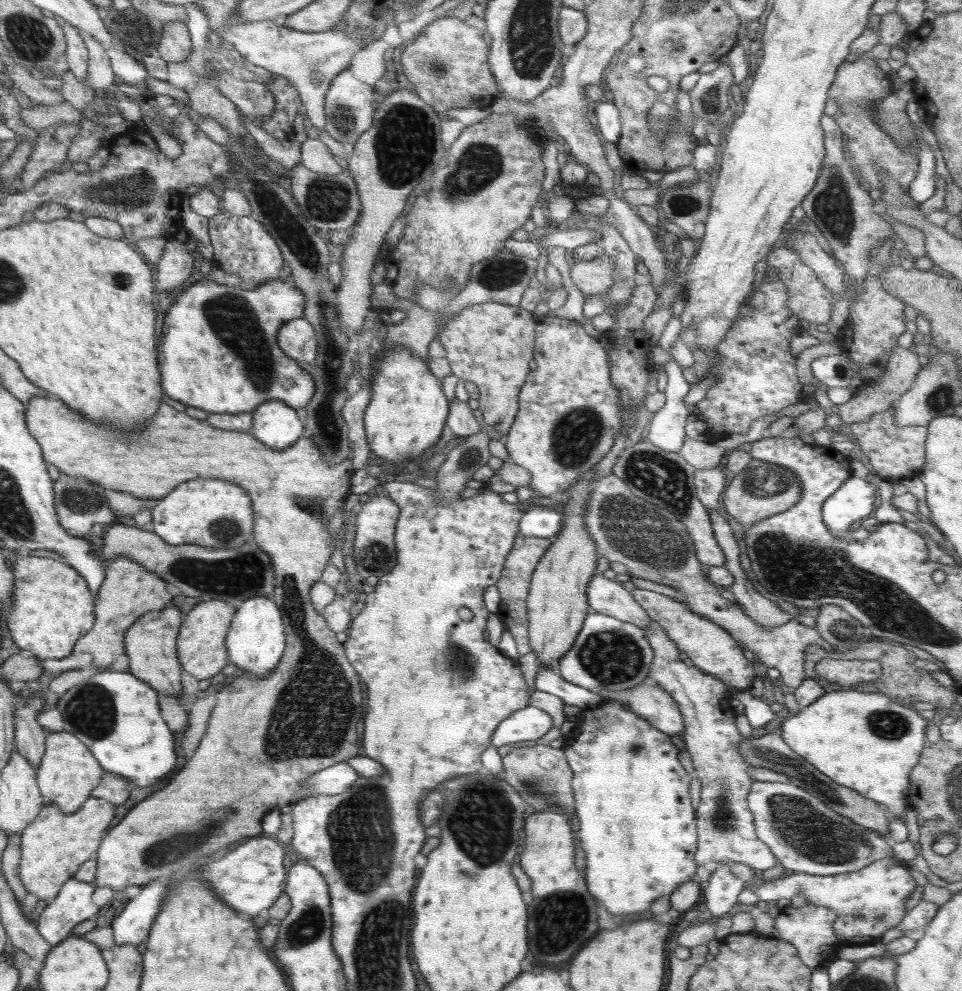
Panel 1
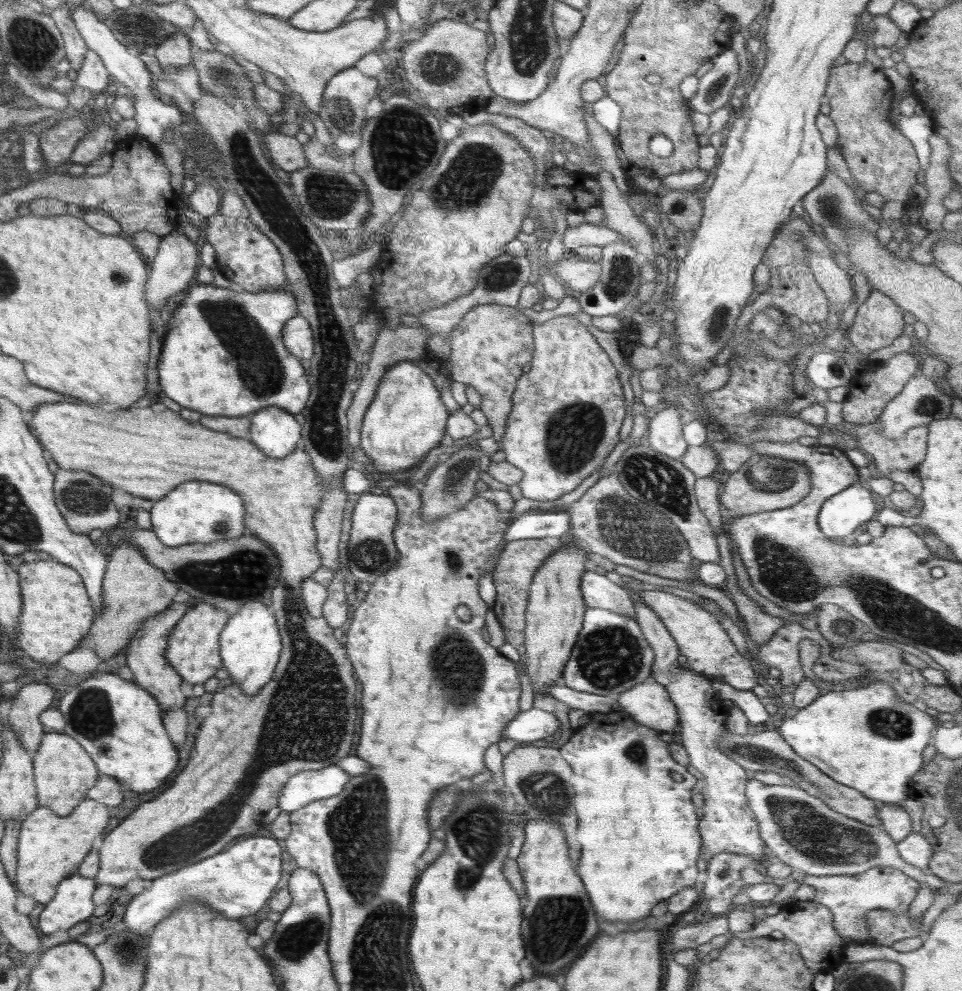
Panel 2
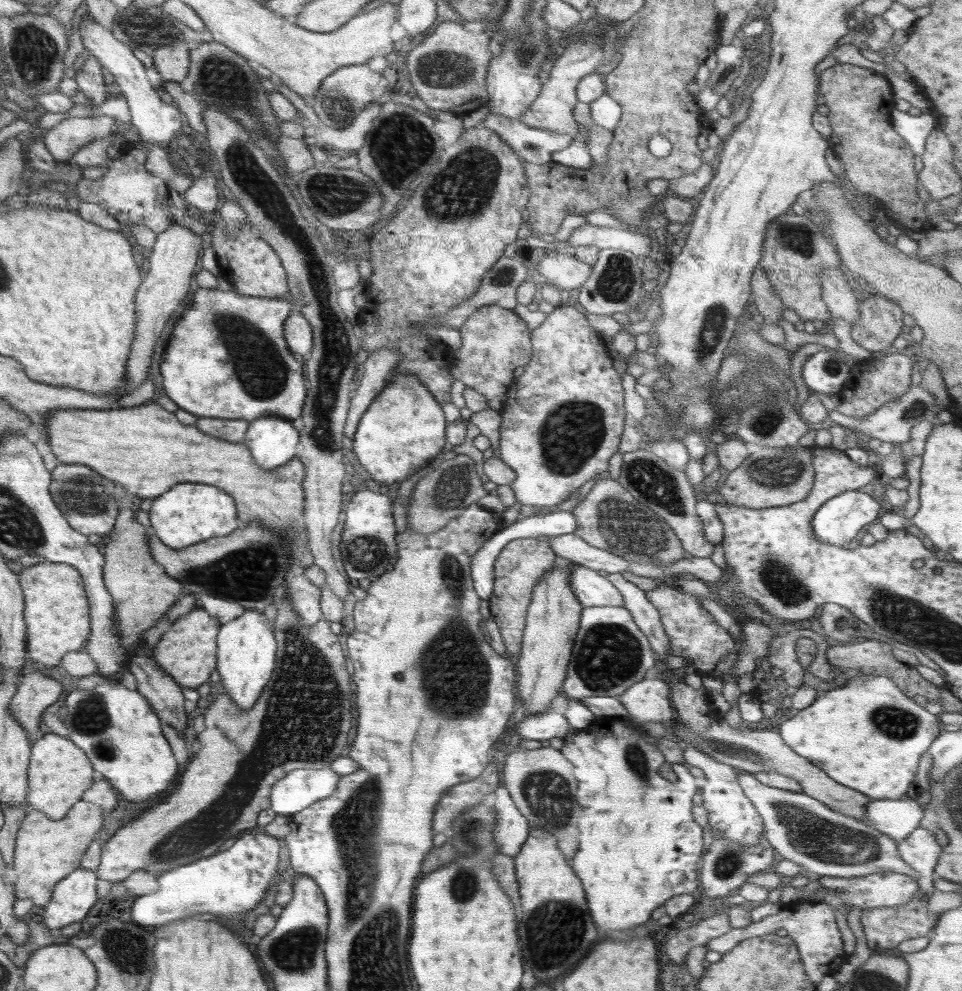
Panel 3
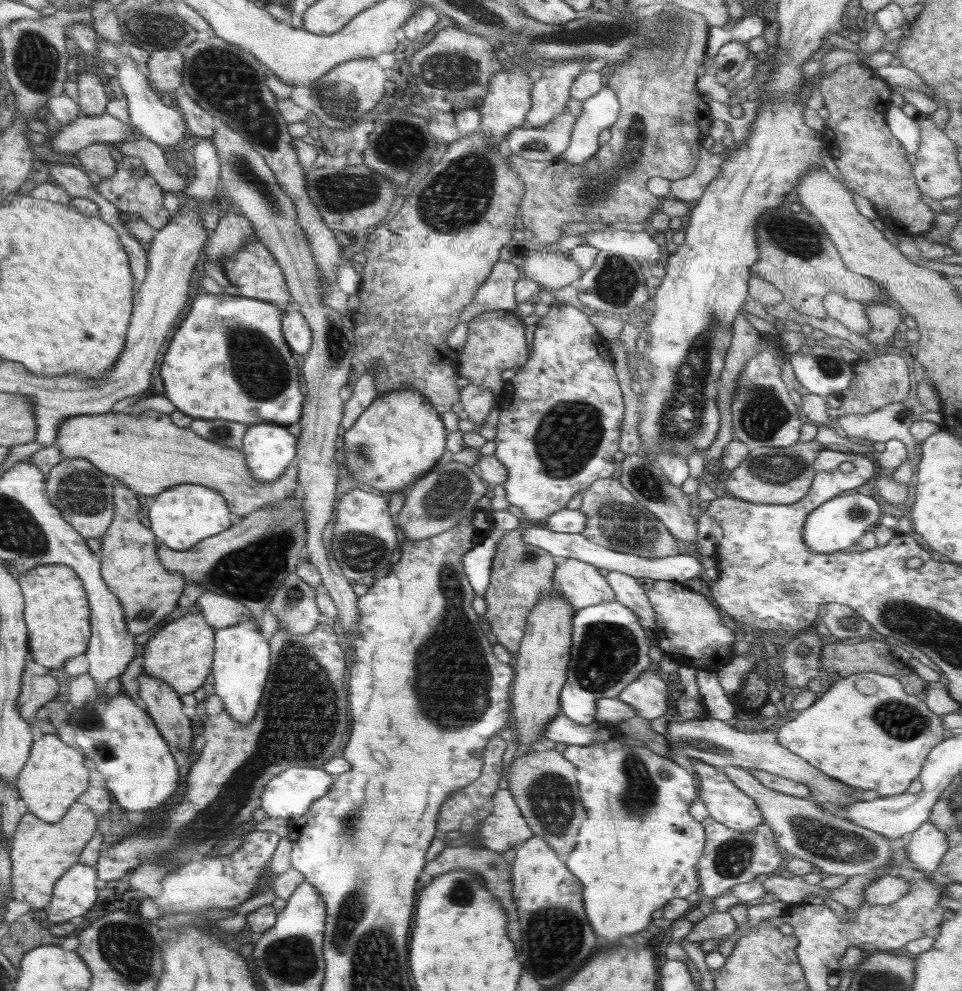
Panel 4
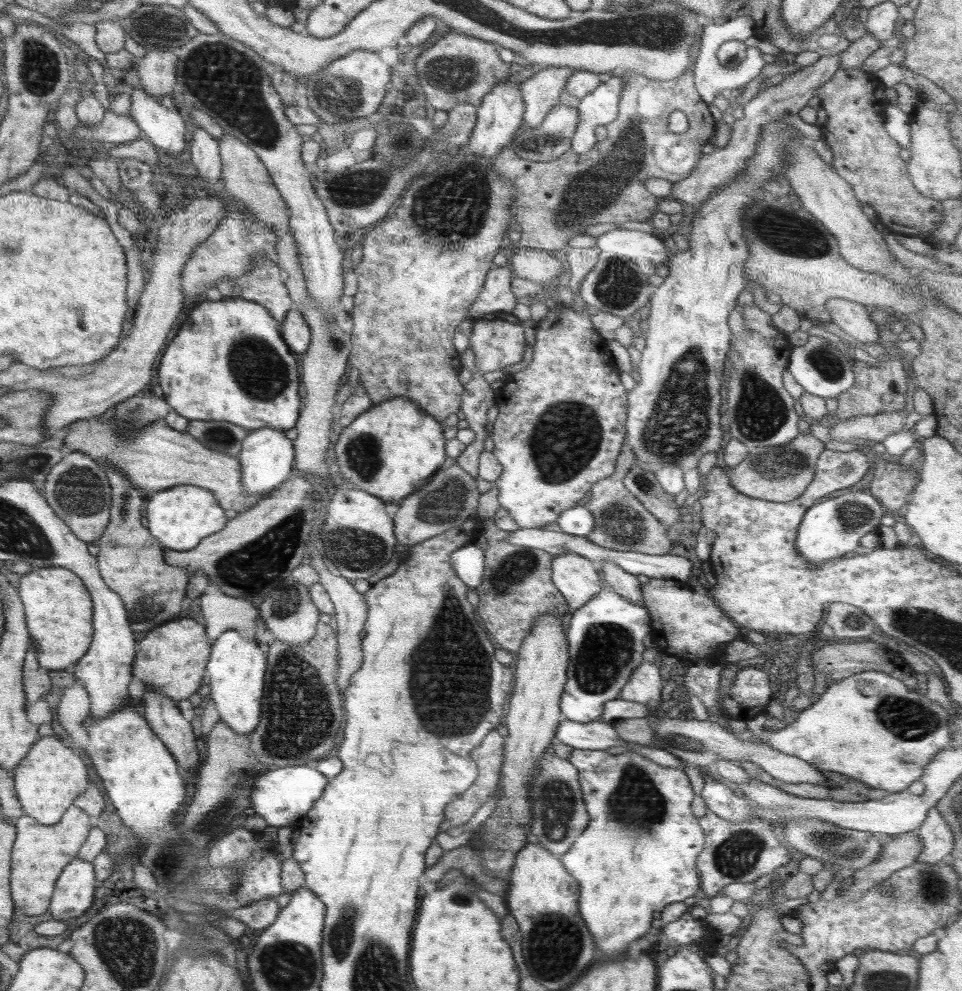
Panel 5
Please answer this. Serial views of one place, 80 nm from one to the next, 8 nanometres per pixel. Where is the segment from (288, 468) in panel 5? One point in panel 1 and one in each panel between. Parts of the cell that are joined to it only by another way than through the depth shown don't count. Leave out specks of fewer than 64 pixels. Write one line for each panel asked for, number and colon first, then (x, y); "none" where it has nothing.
1: (276, 425)
2: (276, 433)
3: (272, 442)
4: (269, 449)

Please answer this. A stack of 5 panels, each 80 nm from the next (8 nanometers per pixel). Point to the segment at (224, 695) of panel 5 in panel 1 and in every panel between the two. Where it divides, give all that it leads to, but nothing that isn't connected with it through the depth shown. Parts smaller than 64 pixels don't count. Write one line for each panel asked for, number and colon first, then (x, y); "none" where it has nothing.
1: (256, 641)
2: (251, 644)
3: (247, 648)
4: (243, 656)

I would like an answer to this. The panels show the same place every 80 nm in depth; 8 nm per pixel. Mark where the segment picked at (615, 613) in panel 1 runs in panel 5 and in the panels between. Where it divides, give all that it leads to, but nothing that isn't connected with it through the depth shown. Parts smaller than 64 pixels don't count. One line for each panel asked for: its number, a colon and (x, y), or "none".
2: (599, 591)
3: (591, 589)
4: (580, 583)
5: (577, 579)

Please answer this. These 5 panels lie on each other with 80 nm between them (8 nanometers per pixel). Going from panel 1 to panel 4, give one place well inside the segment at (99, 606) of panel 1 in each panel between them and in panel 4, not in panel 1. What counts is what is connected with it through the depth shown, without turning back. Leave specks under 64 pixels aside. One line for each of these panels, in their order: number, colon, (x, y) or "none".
2: (133, 590)
3: (143, 591)
4: (147, 590)

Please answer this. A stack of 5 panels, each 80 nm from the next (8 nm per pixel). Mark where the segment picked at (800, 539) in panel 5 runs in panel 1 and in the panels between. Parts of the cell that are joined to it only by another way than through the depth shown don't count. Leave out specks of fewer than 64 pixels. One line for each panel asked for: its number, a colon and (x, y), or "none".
1: (854, 500)
2: (840, 515)
3: (845, 517)
4: (837, 525)

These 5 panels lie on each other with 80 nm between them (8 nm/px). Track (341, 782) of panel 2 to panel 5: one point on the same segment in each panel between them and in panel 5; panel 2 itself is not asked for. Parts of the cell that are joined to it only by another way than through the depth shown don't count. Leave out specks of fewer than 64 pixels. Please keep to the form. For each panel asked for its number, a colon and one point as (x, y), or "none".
3: (300, 788)
4: (288, 795)
5: (282, 796)

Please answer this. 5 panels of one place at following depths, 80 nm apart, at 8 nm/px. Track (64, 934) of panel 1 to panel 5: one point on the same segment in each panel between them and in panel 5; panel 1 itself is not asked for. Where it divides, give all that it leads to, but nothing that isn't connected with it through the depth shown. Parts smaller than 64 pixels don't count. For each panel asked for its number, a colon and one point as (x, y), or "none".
2: (74, 900)
3: (74, 898)
4: (76, 893)
5: (75, 892)

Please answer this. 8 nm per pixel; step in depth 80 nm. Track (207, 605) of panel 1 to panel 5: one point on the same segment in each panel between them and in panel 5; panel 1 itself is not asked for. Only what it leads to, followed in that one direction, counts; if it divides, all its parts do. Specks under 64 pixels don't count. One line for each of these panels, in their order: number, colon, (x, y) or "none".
2: (194, 649)
3: (188, 652)
4: (180, 653)
5: (172, 659)

